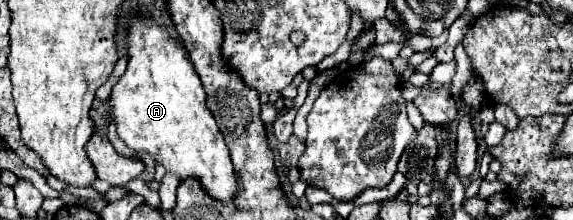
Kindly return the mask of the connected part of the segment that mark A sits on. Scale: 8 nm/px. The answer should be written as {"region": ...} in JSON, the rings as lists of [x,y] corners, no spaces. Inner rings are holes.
{"region":[[[135,16],[131,20],[131,36],[129,36],[129,62],[125,74],[119,78],[119,82],[113,86],[109,104],[111,114],[117,124],[119,138],[135,152],[147,152],[155,158],[157,164],[165,166],[165,170],[179,180],[197,178],[199,184],[203,184],[203,190],[223,204],[233,204],[235,192],[237,192],[237,176],[233,174],[231,156],[227,152],[227,144],[223,140],[223,134],[219,132],[219,126],[211,114],[211,110],[205,104],[205,90],[201,86],[201,80],[193,68],[193,62],[189,60],[187,52],[177,46],[177,42],[161,30],[155,22],[145,22],[141,16]]]}

